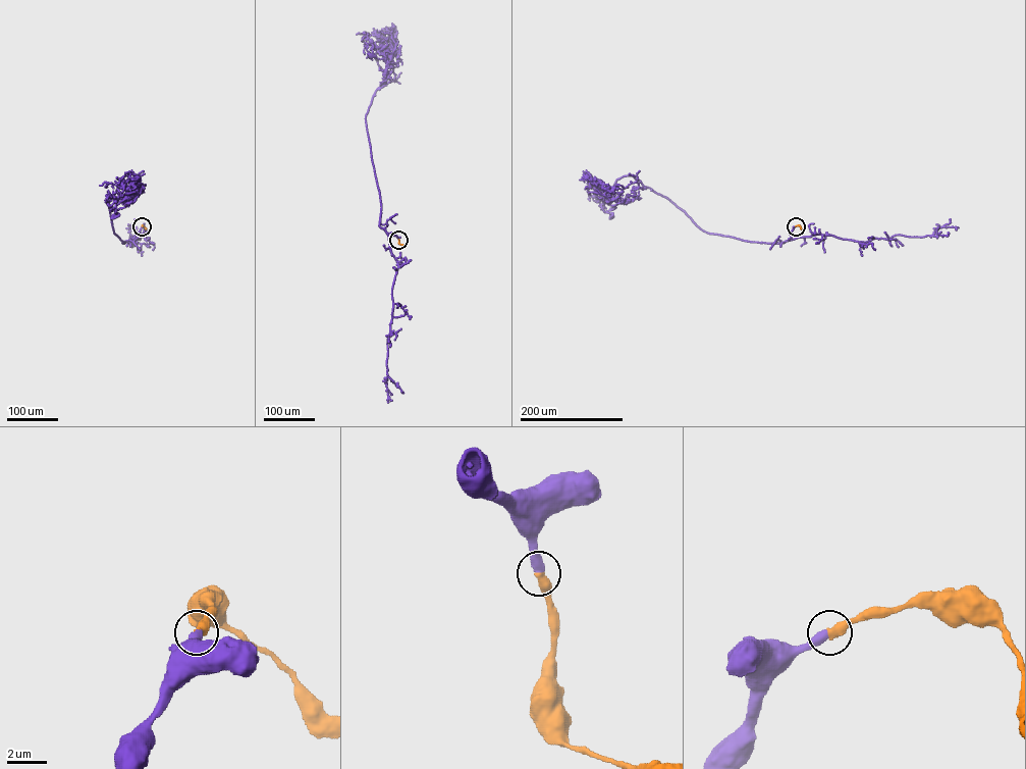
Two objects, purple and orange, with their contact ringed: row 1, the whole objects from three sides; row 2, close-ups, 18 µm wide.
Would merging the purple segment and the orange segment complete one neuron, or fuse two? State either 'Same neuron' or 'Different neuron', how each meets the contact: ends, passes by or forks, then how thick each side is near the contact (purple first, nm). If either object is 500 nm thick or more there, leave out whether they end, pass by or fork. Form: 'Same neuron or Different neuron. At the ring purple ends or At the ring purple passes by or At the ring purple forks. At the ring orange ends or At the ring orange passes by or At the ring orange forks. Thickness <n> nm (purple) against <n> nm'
Same neuron. Thickness 480 nm (purple) against 500 nm

